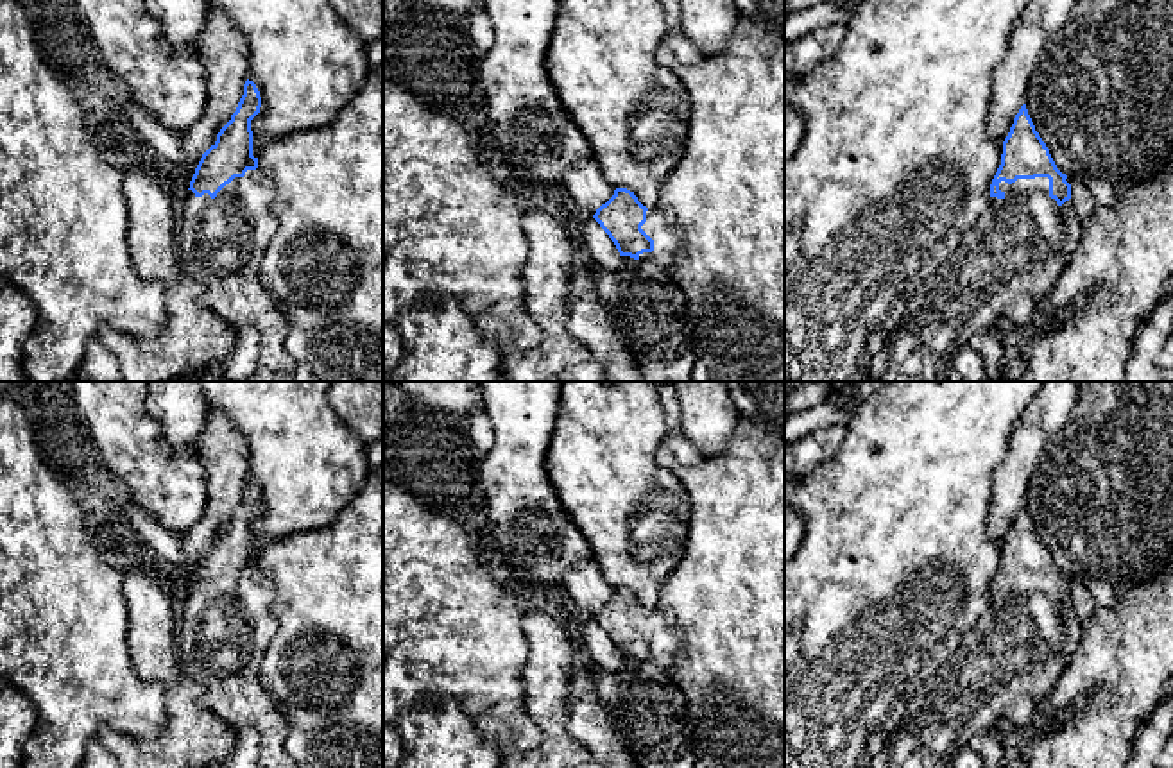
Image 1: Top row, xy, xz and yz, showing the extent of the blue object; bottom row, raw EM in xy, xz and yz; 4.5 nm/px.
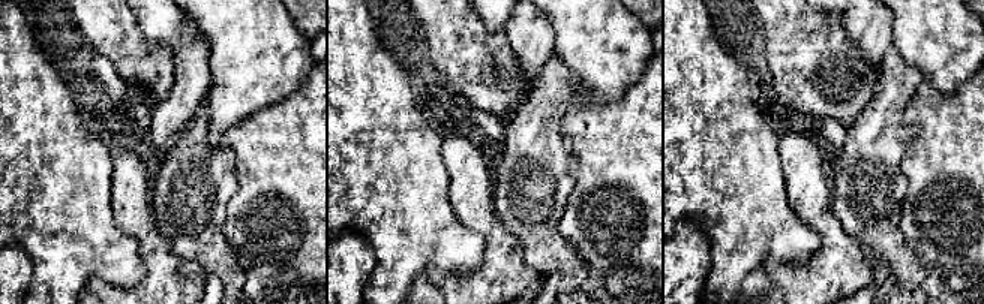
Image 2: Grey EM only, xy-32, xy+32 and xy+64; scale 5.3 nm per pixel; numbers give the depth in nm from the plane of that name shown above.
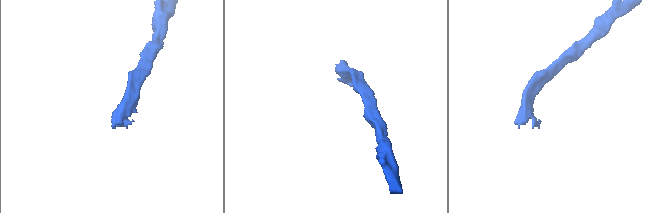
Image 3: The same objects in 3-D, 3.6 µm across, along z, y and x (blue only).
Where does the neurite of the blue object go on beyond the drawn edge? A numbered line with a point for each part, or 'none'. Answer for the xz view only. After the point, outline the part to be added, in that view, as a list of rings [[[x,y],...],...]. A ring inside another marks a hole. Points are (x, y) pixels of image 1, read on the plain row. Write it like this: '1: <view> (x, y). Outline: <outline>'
1: xz (659, 627). Outline: [[[661,607],[648,609],[646,623],[641,630],[654,641],[654,652],[639,655],[639,661],[655,661],[670,670],[673,664],[673,653],[681,644],[681,632],[672,616]]]

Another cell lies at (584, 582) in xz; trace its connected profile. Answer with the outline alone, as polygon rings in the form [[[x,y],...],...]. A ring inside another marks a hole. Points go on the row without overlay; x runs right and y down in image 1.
[[[593,557],[571,564],[561,582],[571,602],[591,616],[595,616],[616,591],[616,587],[605,580],[600,564]]]

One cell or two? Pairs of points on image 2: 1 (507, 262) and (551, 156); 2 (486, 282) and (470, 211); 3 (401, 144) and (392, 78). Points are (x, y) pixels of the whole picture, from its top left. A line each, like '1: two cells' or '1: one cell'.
1: two cells
2: one cell
3: one cell

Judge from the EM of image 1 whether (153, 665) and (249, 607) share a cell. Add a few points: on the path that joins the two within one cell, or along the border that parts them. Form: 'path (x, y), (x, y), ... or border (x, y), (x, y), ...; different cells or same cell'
border (176, 618), (179, 665), (201, 686); different cells

